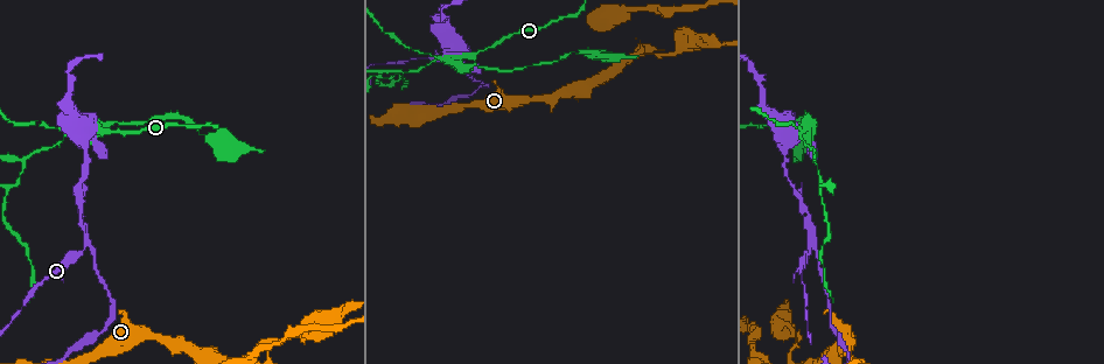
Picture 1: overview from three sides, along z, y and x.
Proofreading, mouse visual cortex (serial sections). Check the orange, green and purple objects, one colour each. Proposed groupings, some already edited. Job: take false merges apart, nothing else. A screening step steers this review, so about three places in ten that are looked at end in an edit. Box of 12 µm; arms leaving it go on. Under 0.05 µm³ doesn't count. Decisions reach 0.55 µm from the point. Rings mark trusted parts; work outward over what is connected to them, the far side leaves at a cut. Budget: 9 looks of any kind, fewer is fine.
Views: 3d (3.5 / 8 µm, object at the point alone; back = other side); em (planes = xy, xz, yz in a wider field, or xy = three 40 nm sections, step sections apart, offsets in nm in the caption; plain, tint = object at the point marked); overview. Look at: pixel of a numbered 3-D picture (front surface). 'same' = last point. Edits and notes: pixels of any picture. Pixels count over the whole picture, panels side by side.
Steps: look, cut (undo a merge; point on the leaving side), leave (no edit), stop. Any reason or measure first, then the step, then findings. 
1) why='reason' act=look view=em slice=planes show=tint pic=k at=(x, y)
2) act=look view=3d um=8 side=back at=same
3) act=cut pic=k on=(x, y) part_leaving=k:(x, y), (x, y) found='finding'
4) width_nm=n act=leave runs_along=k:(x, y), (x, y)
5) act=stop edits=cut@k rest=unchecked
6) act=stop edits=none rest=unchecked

why='arms part here' act=look view=em slice=xy step=1 show=tint pic=1 at=(806, 128)

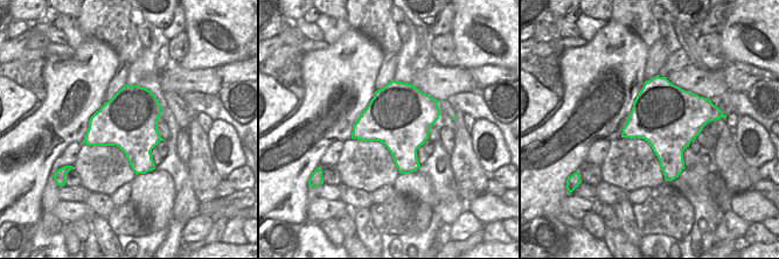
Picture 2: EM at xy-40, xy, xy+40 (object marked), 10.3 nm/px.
act=look view=3d um=3.5 at=same

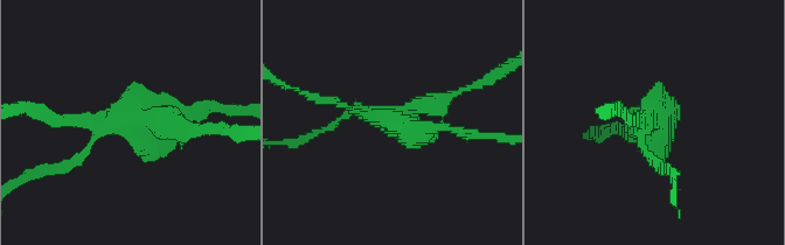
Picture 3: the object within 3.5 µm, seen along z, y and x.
act=cut pic=3 on=(474, 134) found='a second cell is stuck on'

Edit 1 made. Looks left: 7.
act=look view=overview

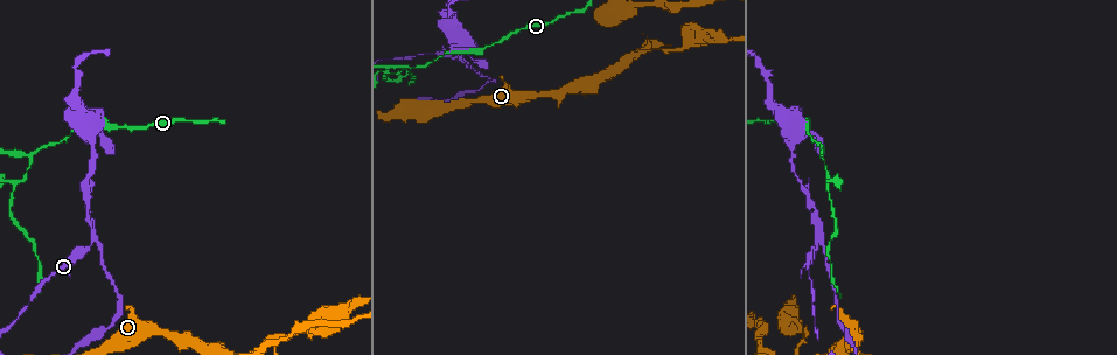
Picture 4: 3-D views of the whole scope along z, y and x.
why='branch point' act=look view=3d um=8 pic=4 at=(823, 158)

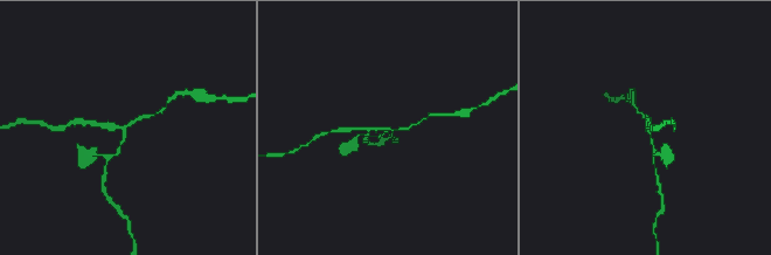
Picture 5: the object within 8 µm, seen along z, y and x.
why='zoom in' act=look view=3d um=3.5 pic=5 at=(122, 130)

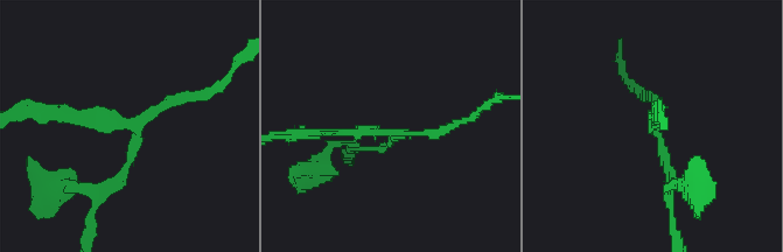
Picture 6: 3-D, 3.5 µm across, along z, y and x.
arms=3 arm_widths_nm=100,150,150 act=look view=em slice=xy step=2 show=tint pic=6 at=(135, 128)

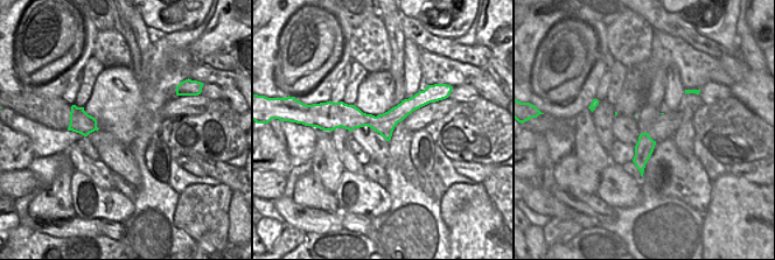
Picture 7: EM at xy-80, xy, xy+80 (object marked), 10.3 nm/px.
width_nm=220 act=cut pic=6 on=(668, 170) part_leaving=6:(655, 132), (668, 156), (673, 225) found='a second cell is stuck on'

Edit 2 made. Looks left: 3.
why='a fork' act=look view=3d um=8 pic=4 at=(818, 245)

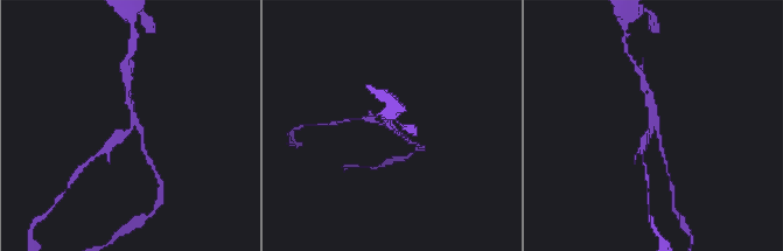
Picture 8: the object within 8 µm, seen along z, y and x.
act=look view=3d um=3.5 pic=8 at=(650, 127)

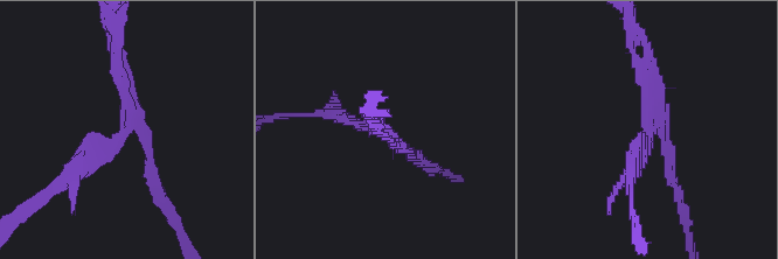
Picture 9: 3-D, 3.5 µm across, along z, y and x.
arms=3 arm_widths_nm=150,150,200 act=look view=em slice=xy step=1 show=tint pic=9 at=(127, 131)

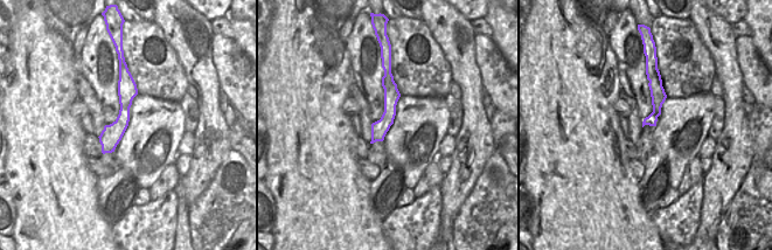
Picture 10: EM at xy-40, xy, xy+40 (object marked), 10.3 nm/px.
act=cut pic=9 on=(667, 172) border=10:(651, 94), (658, 116) found='a second cell is stuck on'

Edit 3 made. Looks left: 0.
act=stop edits=cut@3,cut@6,cut@9 rest=unchecked

